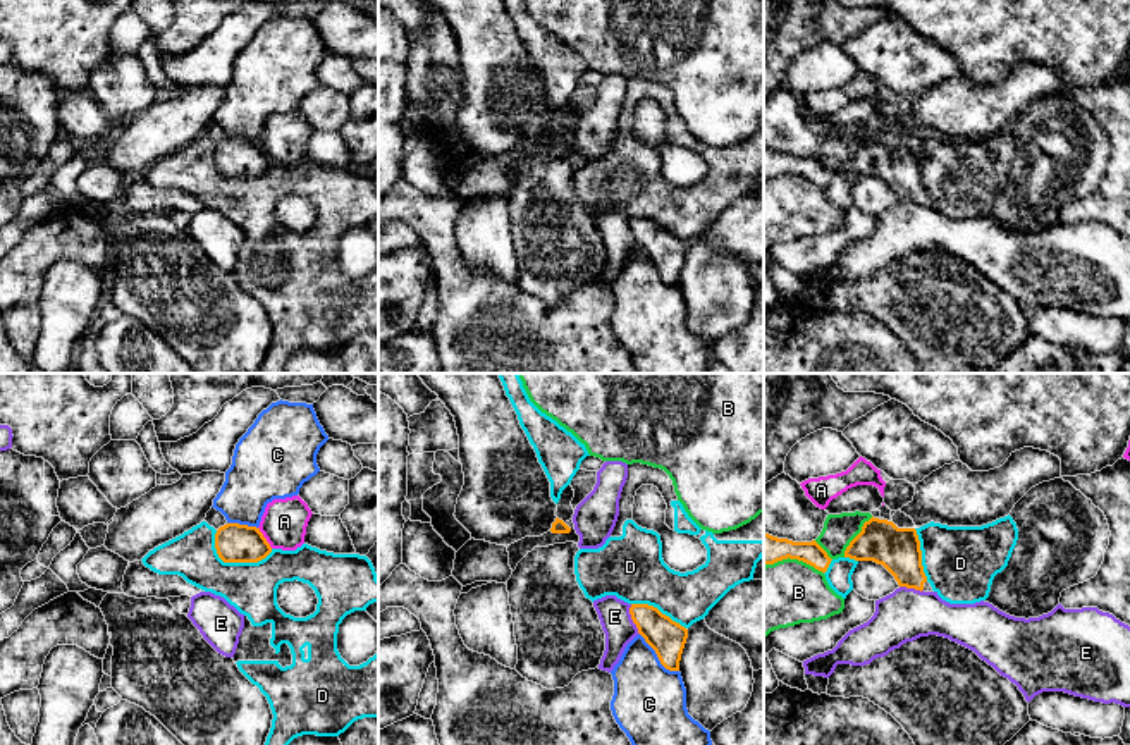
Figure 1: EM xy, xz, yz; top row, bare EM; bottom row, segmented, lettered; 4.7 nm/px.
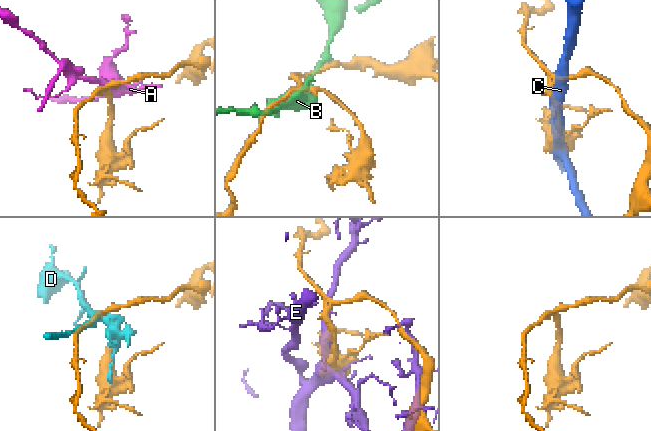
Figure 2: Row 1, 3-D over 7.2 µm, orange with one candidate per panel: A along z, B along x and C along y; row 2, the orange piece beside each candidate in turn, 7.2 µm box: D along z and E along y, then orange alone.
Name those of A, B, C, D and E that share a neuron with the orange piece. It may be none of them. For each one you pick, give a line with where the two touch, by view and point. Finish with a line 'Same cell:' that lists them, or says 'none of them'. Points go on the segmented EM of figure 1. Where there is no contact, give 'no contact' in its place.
Same cell: none of them

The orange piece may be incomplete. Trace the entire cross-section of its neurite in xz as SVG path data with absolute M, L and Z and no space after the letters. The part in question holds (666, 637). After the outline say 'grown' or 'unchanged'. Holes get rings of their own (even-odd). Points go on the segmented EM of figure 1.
M631 604L629 614L638 633L655 650L660 664L669 671L679 671L688 630L648 604Z | unchanged

